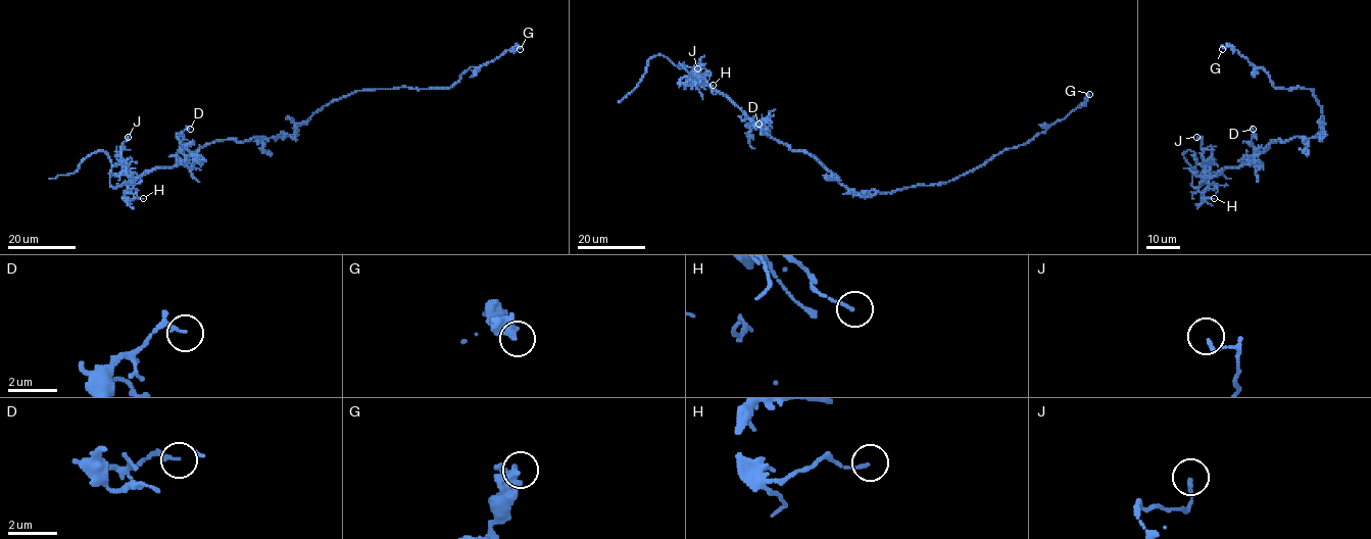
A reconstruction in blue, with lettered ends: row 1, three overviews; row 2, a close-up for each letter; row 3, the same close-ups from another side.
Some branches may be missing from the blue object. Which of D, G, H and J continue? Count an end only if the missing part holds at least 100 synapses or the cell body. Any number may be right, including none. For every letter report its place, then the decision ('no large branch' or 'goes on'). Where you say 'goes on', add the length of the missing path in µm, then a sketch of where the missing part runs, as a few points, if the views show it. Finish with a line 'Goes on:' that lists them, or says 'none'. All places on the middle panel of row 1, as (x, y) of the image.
D: at (759, 124); no large branch
G: at (1089, 94); no large branch
H: at (713, 85); no large branch
J: at (697, 68); no large branch
Goes on: none

